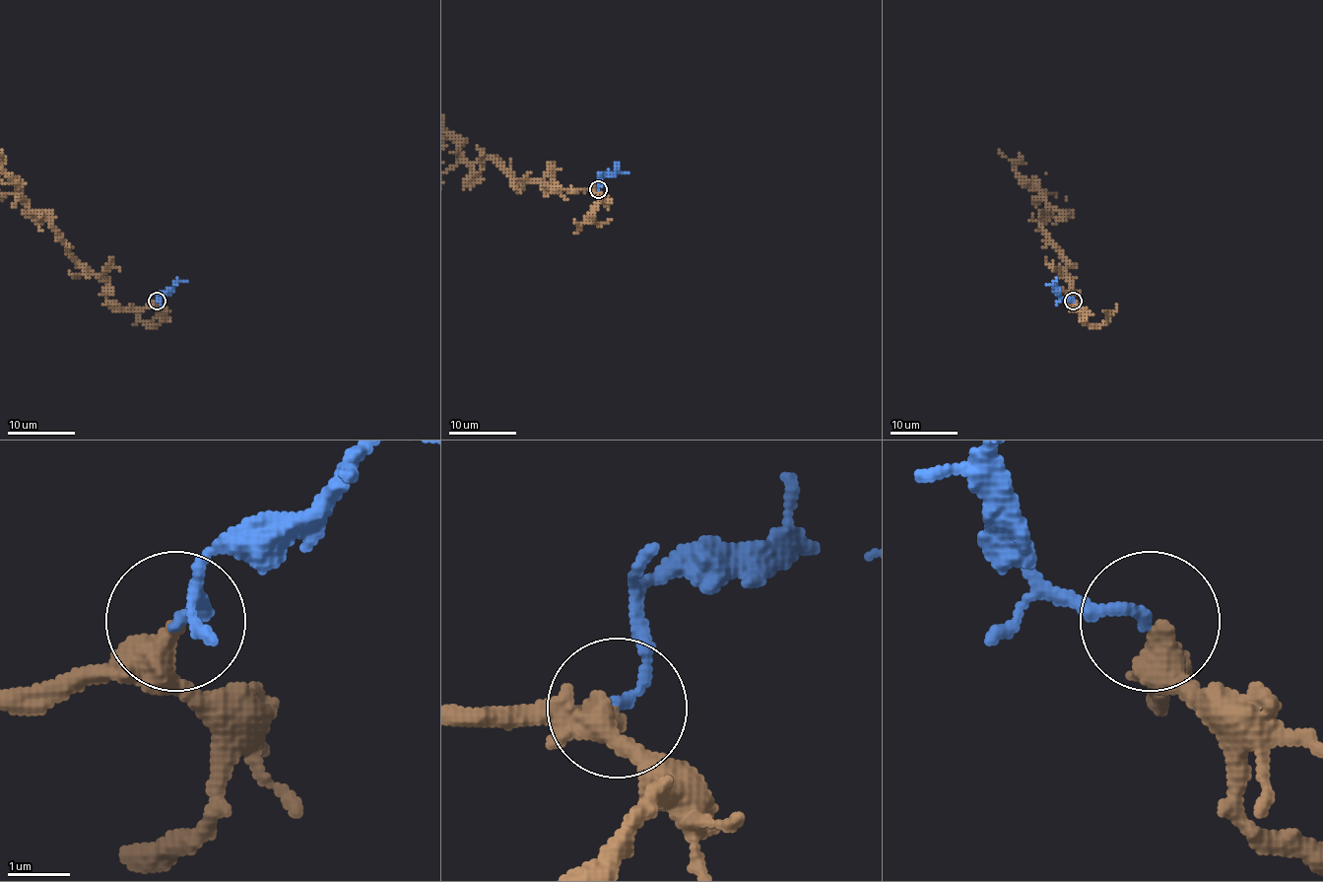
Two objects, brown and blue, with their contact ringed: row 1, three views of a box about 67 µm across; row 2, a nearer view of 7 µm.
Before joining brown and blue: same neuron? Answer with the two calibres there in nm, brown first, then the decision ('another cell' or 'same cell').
calibres 320 and 160 nm; same cell

